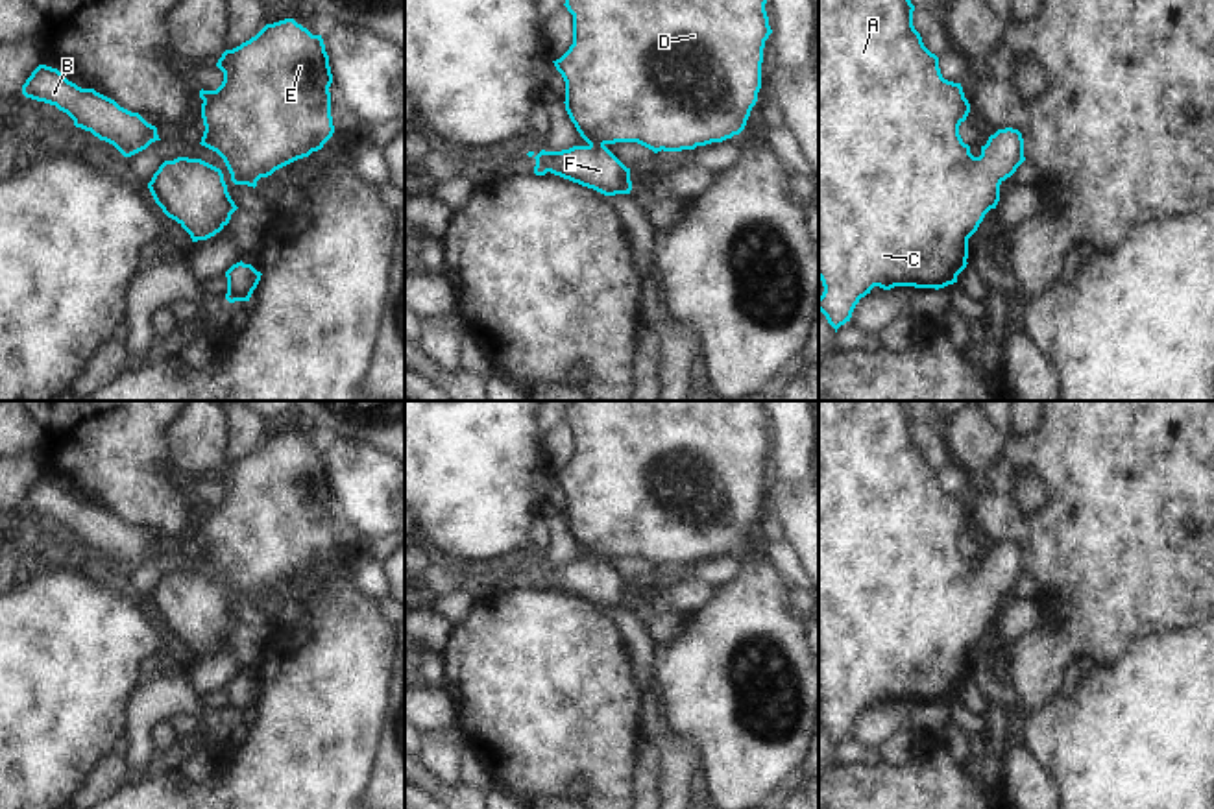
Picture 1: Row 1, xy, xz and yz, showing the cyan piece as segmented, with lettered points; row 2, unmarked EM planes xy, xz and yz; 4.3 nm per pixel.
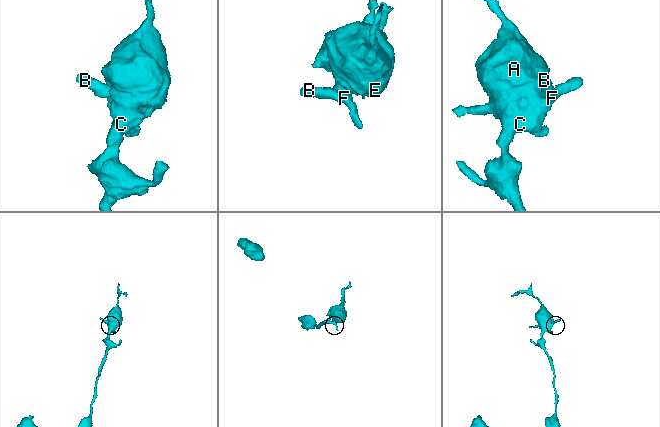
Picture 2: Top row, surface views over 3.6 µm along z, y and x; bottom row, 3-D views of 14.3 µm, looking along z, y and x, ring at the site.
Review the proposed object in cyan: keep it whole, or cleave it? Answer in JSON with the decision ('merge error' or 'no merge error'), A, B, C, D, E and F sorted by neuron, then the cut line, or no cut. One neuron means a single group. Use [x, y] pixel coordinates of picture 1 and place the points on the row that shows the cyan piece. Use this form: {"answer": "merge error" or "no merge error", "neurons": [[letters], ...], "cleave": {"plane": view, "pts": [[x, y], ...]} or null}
{"answer": "no merge error", "neurons": [["A", "B", "C", "D", "E", "F"]], "cleave": null}

